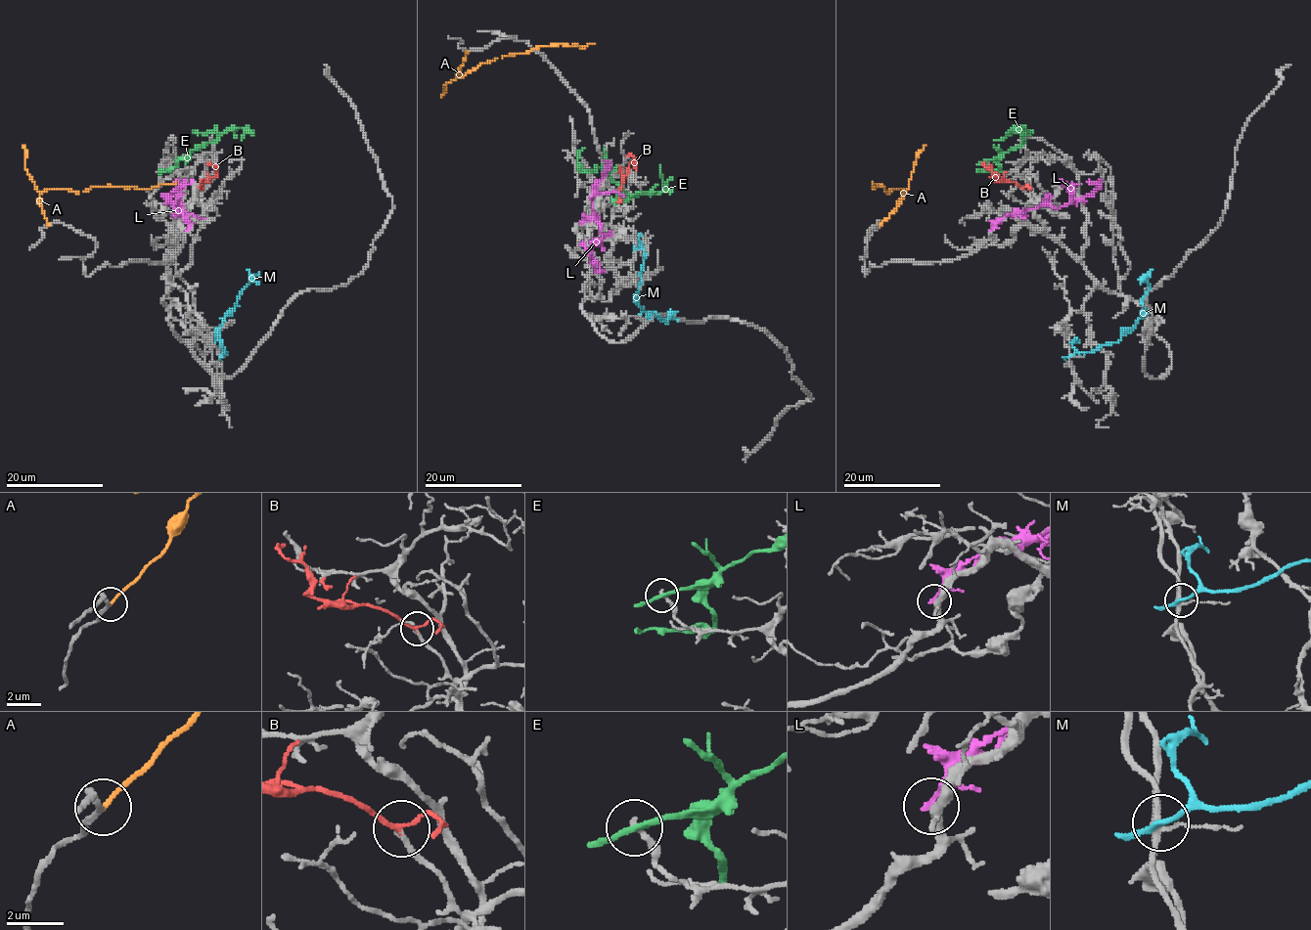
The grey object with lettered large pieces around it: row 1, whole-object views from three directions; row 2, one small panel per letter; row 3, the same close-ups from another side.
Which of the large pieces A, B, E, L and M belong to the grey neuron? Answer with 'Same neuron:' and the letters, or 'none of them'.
Same neuron: B

